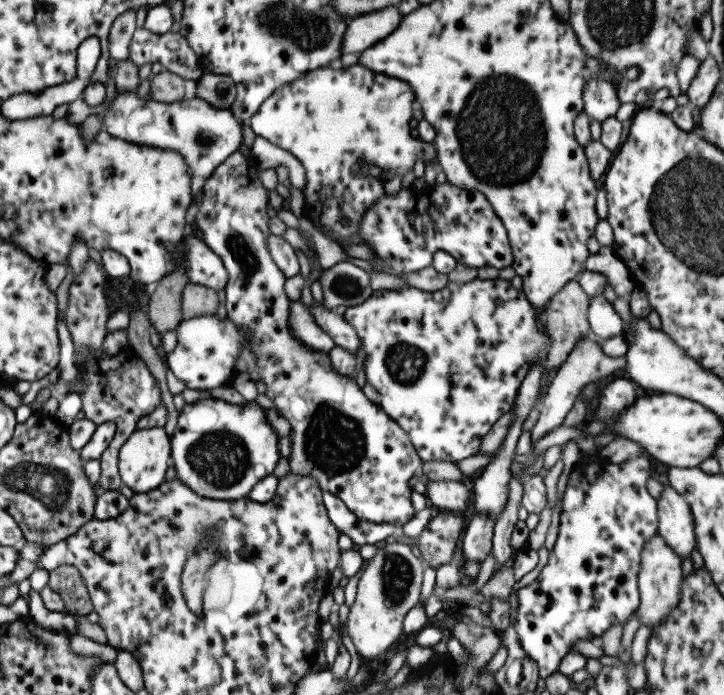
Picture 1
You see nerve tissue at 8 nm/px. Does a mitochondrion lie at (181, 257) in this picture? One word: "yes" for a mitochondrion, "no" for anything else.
no

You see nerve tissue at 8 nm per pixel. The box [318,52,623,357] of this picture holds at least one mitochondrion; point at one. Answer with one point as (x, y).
(503, 139)

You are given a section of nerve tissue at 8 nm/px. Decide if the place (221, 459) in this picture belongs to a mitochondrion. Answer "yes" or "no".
yes

